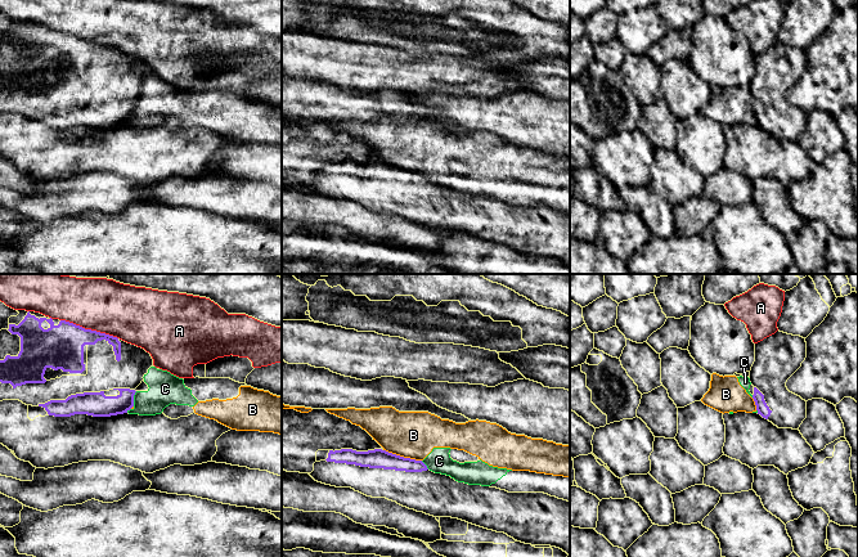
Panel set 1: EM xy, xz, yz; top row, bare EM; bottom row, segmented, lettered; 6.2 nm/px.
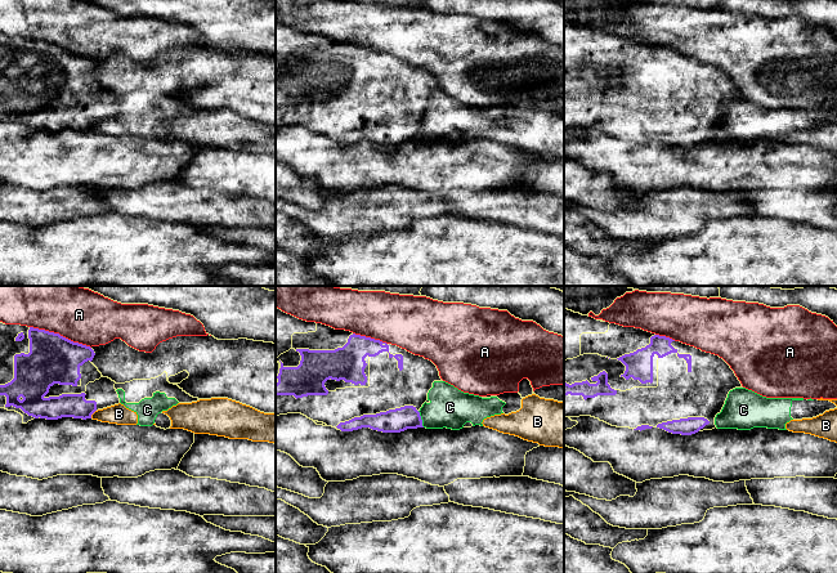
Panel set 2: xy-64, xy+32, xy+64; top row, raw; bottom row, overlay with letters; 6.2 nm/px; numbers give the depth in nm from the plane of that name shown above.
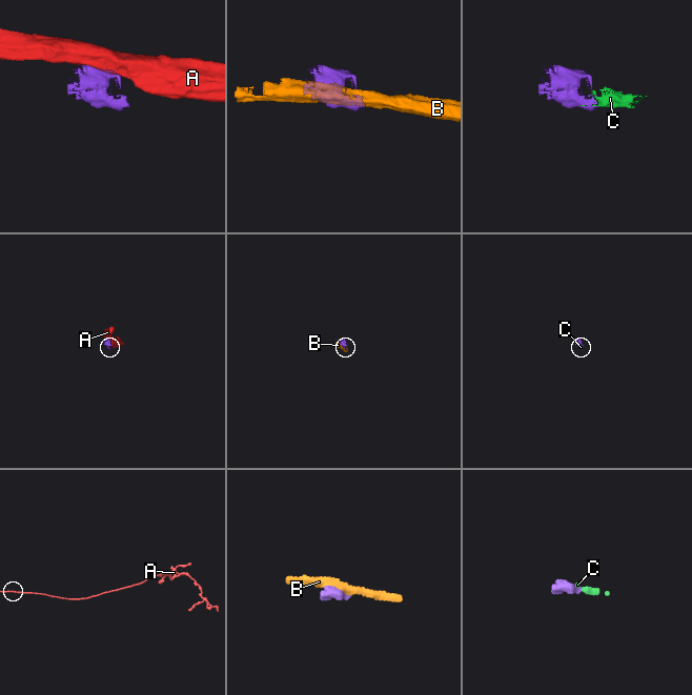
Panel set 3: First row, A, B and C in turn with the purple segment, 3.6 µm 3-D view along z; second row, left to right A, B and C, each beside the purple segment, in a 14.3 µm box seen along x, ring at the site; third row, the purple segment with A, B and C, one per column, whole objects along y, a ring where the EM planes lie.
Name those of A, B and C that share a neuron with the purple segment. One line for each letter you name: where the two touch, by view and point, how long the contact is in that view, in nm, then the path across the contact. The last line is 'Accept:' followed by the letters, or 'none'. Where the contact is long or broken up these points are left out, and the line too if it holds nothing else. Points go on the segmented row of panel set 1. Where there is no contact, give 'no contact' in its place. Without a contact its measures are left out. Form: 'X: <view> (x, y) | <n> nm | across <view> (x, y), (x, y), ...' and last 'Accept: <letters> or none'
Accept: none

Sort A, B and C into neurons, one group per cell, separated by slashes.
A / B C

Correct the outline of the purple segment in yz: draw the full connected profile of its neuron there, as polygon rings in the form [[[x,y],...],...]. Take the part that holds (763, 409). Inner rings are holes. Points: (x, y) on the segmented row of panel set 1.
[[[777,331],[774,334],[755,343],[755,361],[750,370],[750,382],[754,386],[753,399],[758,414],[772,422],[778,428],[799,430],[807,418],[807,401],[790,392],[787,379],[801,367],[807,358],[807,342],[800,336]]]

